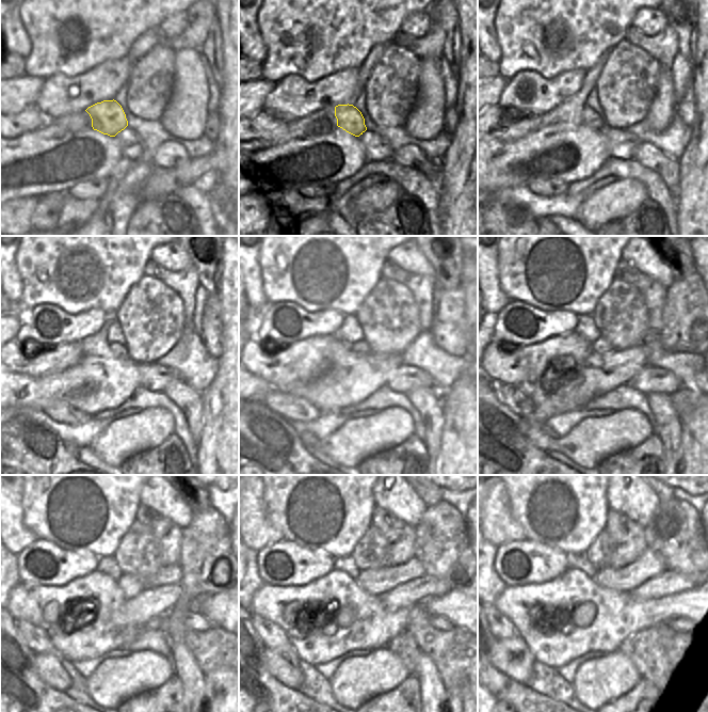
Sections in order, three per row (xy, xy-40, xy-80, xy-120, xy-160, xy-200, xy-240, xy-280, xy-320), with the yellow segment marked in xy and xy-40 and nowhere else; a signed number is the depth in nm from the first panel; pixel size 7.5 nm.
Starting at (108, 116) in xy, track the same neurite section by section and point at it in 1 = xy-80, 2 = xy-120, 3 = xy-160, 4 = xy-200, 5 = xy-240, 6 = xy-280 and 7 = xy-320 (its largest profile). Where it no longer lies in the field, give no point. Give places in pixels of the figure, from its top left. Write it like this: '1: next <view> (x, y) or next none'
1: next xy-80 (591, 117)
2: next xy-120 (118, 350)
3: next xy-160 (361, 347)
4: next xy-200 (601, 346)
5: next xy-240 (131, 585)
6: next xy-280 (375, 581)
7: next xy-320 (649, 564)

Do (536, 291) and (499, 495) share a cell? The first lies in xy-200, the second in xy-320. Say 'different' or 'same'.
different

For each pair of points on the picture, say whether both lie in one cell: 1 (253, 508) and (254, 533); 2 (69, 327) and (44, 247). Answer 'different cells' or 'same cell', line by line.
1: same cell
2: different cells

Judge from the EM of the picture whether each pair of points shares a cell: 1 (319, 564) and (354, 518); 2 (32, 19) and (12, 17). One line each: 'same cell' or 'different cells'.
1: different cells
2: different cells

